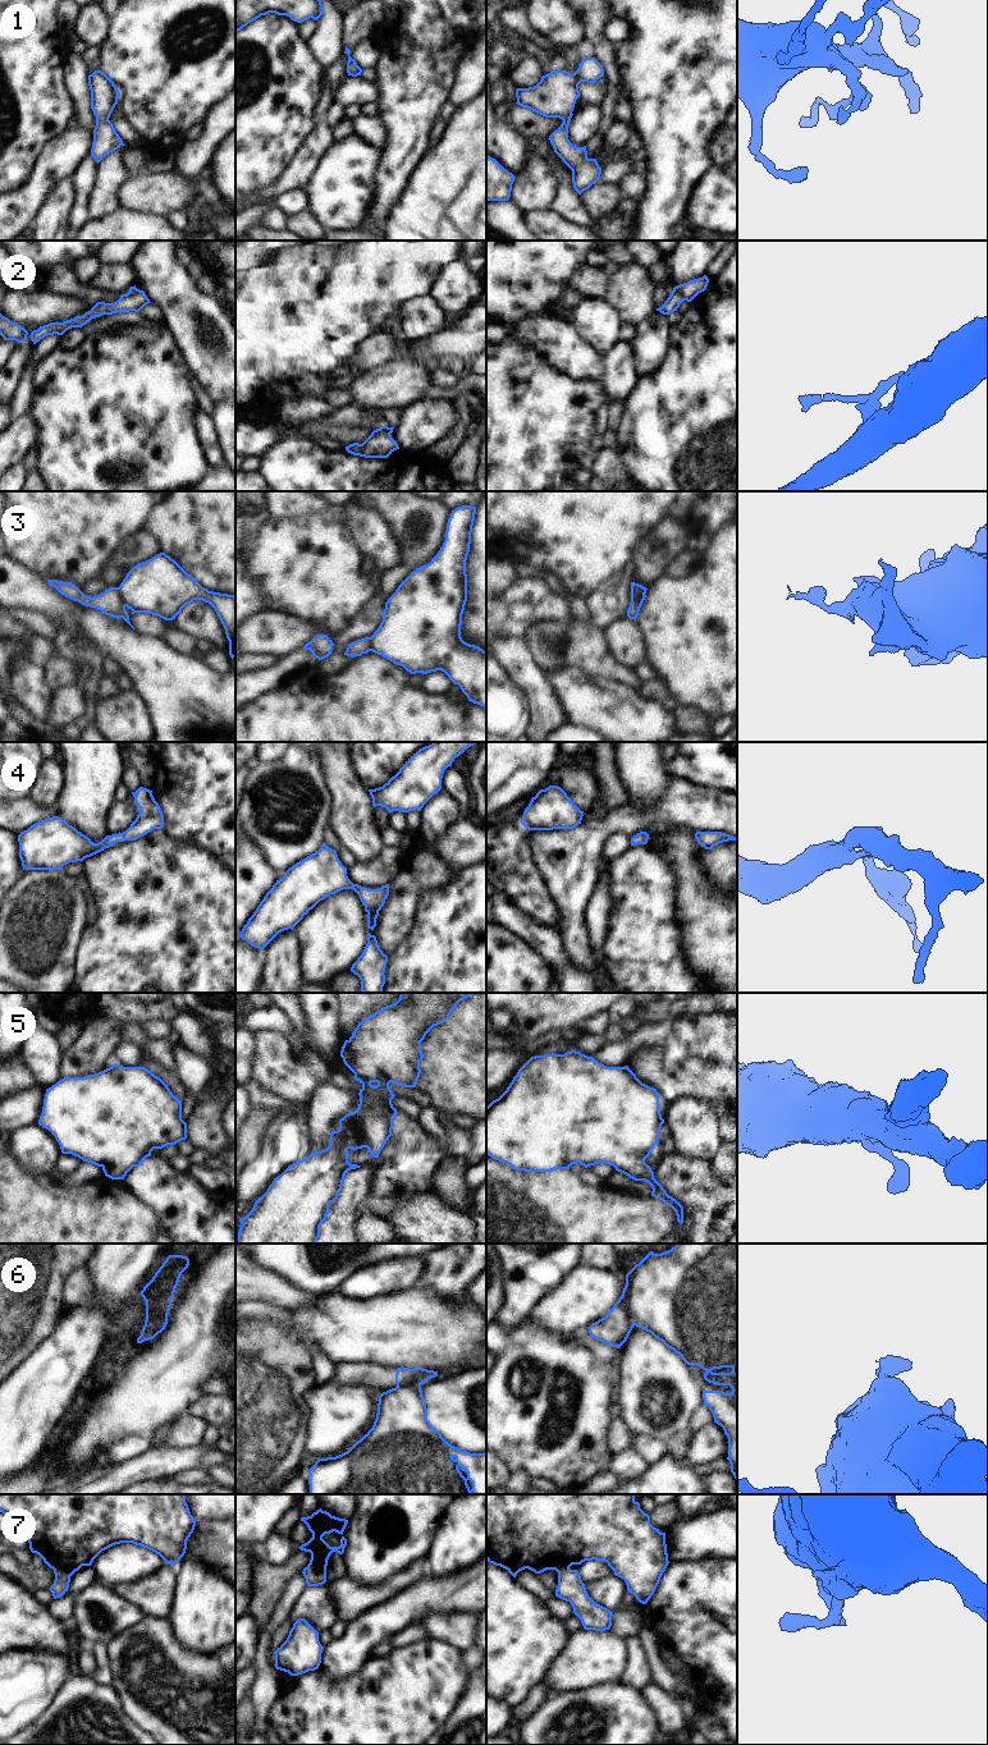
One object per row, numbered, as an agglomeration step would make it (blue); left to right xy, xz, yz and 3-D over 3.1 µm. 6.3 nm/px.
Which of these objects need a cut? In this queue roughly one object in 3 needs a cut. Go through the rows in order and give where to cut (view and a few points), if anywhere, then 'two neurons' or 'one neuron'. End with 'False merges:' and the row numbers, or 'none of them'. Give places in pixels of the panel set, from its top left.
1: no cut; one neuron
2: cut in yz along (673, 288), (685, 300); two neurons
3: cut in xy along (118, 587), (126, 605); two neurons
4: no cut; one neuron
5: no cut; one neuron
6: cut in yz along (625, 1286), (627, 1313), (634, 1324); two neurons
7: cut in xz along (307, 1565), (315, 1566), (325, 1575); two neurons
False merges: 2, 3, 6, 7

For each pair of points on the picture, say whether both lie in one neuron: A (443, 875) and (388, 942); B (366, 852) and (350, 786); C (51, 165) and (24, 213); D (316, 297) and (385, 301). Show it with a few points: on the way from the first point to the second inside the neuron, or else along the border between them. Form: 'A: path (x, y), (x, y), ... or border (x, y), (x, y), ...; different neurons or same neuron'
A: path (422, 880), (401, 902), (394, 921); same neuron
B: path (358, 836), (351, 821), (350, 802); same neuron
C: path (46, 177), (28, 201); same neuron
D: path (333, 297), (369, 297); same neuron

